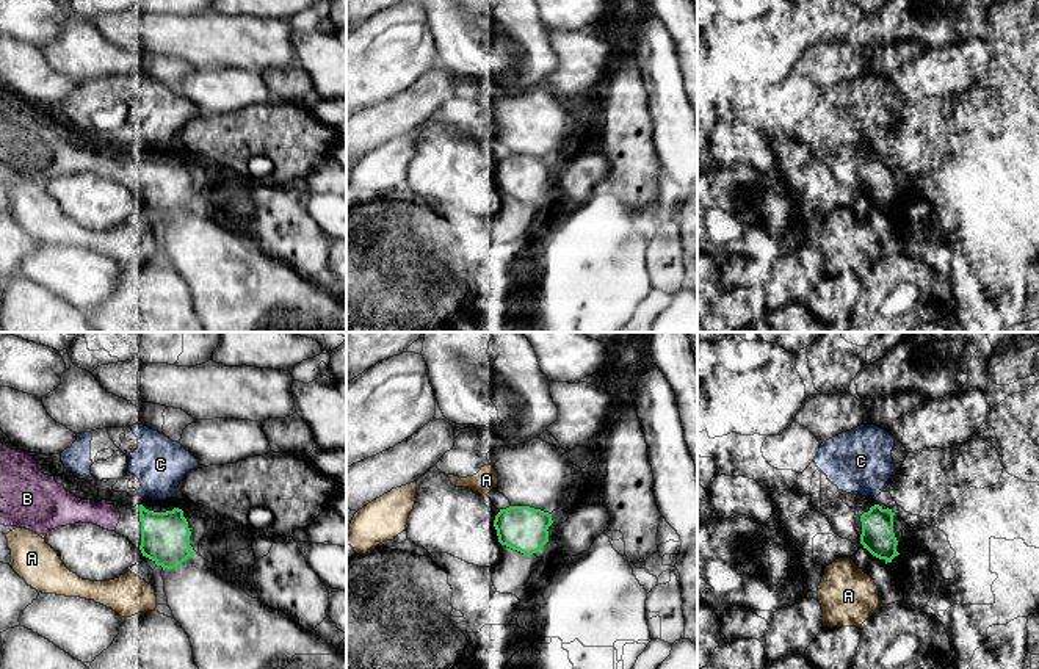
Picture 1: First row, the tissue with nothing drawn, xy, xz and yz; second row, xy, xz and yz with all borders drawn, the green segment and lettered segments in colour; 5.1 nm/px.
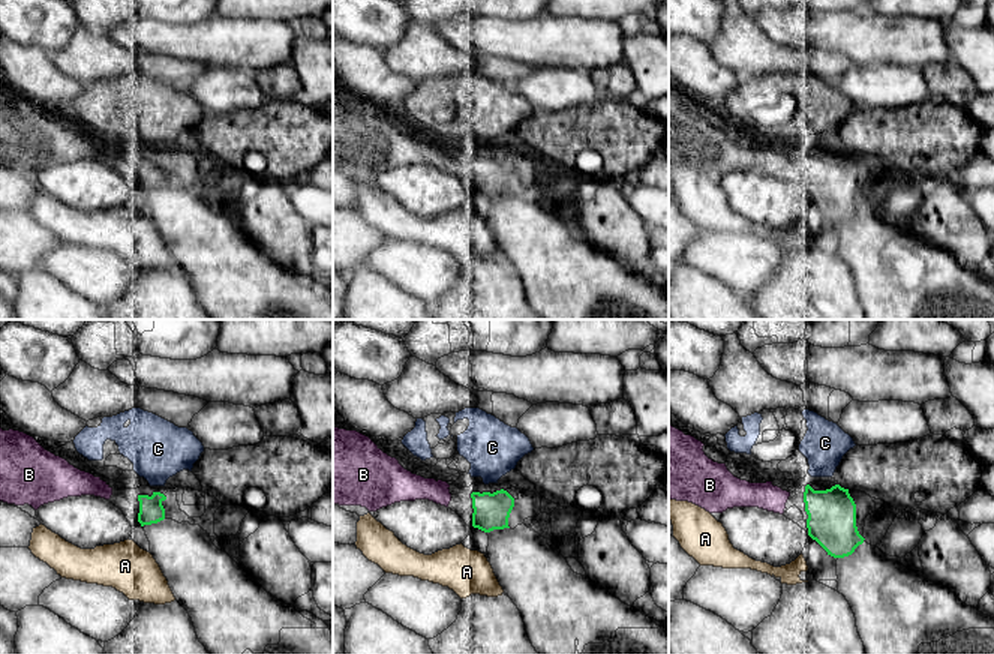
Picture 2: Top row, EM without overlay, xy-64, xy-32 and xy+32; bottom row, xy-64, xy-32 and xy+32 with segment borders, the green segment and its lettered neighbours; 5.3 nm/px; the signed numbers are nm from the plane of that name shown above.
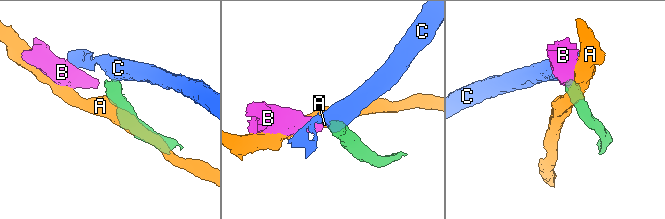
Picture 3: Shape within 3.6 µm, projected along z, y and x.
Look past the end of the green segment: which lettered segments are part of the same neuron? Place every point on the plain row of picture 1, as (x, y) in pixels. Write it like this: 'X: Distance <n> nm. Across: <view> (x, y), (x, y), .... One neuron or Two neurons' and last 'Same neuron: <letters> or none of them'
A: Distance 90 nm. Across: yz (864, 196), (851, 209). Two neurons
B: Distance 100 nm. Across: xy (140, 162), (119, 162). One neuron
C: Distance 40 nm. Across: yz (875, 154), (875, 146). Two neurons
Same neuron: B

